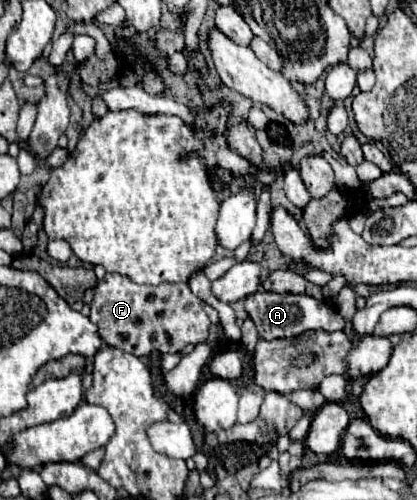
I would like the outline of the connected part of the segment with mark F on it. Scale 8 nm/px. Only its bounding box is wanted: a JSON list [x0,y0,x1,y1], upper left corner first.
[89,273,211,357]

